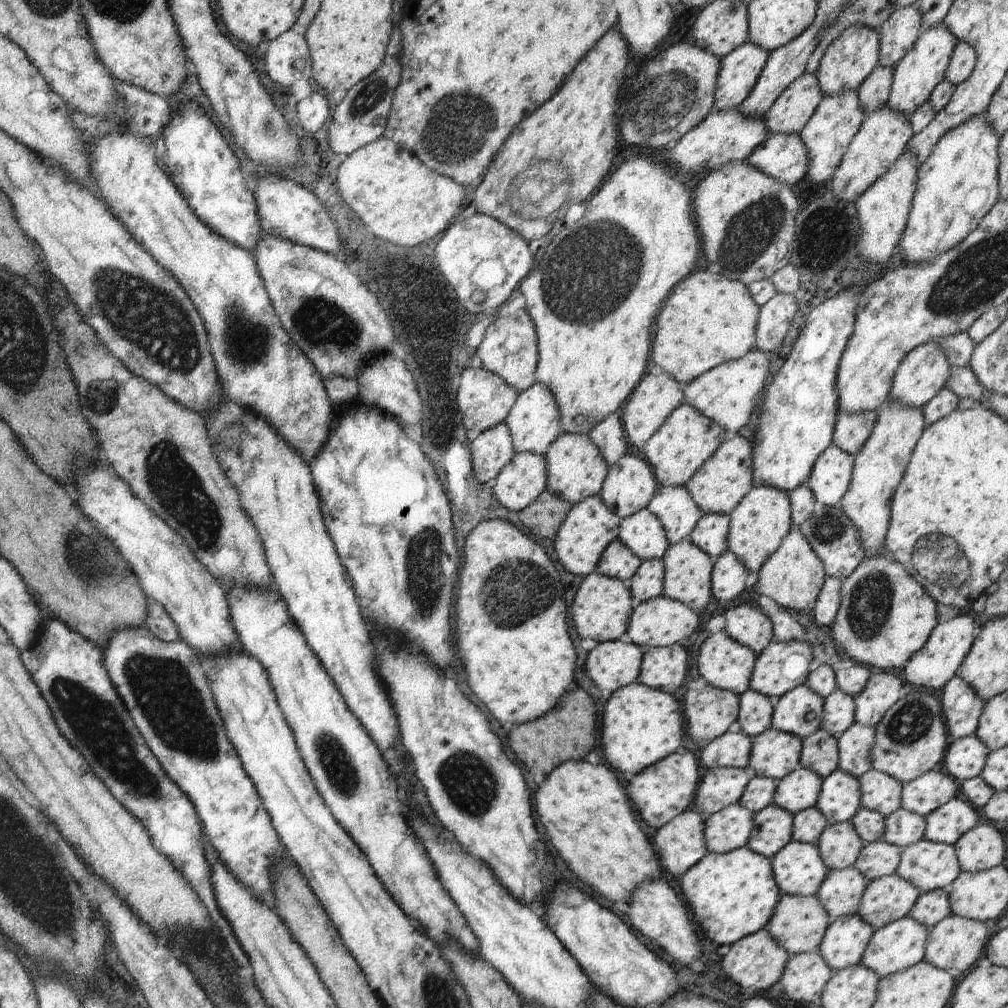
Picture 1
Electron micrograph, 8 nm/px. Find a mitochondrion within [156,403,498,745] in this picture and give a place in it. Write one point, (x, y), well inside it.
(424, 554)

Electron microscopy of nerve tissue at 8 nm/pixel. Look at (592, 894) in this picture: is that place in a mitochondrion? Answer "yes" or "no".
no

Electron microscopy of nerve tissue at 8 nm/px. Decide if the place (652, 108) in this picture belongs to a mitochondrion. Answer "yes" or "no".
yes

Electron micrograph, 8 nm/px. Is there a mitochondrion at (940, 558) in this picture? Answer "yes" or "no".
yes

